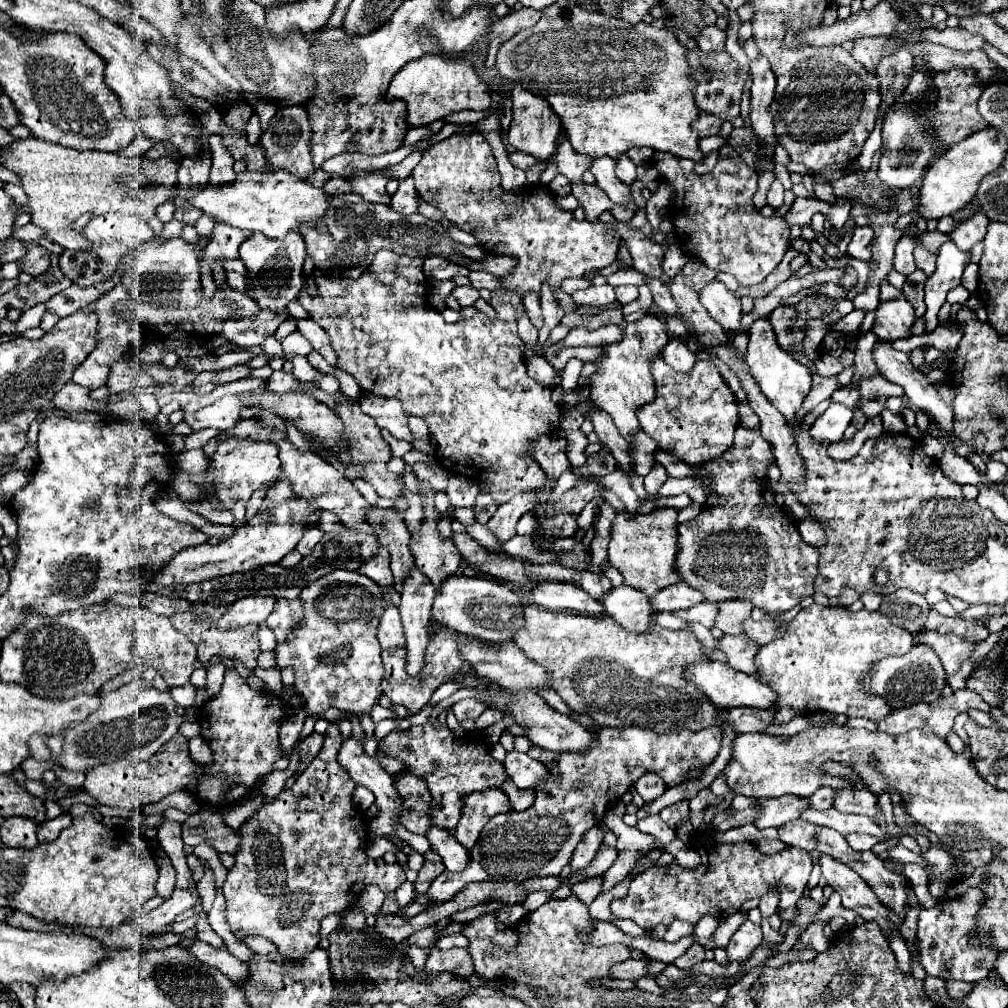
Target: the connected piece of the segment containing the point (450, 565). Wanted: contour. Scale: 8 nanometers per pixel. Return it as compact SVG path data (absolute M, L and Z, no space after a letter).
M417 478L417 486L419 486L419 498L421 498L421 506L423 506L423 512L425 512L425 518L419 526L417 532L411 532L411 538L409 538L409 550L415 558L415 564L419 566L419 570L423 570L423 574L427 574L427 578L431 578L431 582L435 582L439 586L439 582L445 578L445 576L451 576L457 572L459 564L461 564L461 554L459 550L455 548L453 540L451 538L441 538L439 530L437 530L437 524L439 524L439 512L433 504L435 500L435 488L425 482L425 480L419 480Z

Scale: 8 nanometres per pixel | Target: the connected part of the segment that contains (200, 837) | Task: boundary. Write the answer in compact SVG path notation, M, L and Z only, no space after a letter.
M201 810L193 814L183 824L183 842L189 846L197 846L201 842L209 842L217 852L237 854L241 836L239 830L223 824L223 818L215 810Z

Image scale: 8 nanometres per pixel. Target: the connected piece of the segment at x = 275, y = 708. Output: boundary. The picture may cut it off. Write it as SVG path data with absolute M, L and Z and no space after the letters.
M227 668L221 692L199 712L201 736L213 750L211 766L195 766L193 758L189 756L187 738L179 734L147 762L133 762L123 758L119 762L87 770L83 792L93 796L99 804L125 810L135 810L135 798L147 806L175 790L189 790L199 800L213 806L237 802L245 798L255 782L267 776L273 770L273 762L281 758L279 726L283 724L285 714L287 706L281 698L253 692L233 668Z

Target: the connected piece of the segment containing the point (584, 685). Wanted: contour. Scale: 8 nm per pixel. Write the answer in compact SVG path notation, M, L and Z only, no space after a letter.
M525 606L523 610L525 624L515 632L513 640L523 650L523 654L543 666L553 678L553 690L567 702L575 712L587 712L595 722L603 726L641 726L655 732L667 732L677 728L703 730L713 726L715 716L721 710L715 710L703 694L691 682L685 682L681 670L685 664L707 660L701 654L701 644L687 630L665 630L661 626L651 626L647 632L629 632L621 626L615 626L611 618L587 616L573 612L551 612L541 610L539 606Z

